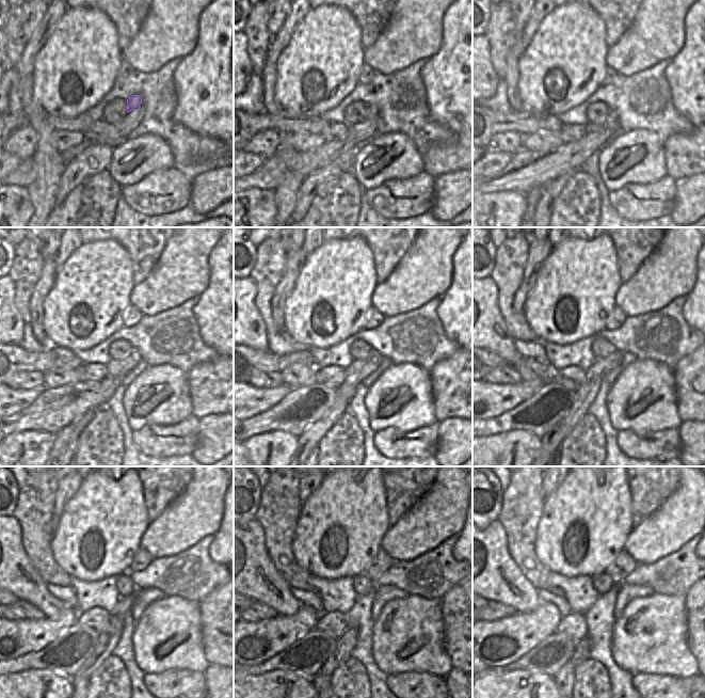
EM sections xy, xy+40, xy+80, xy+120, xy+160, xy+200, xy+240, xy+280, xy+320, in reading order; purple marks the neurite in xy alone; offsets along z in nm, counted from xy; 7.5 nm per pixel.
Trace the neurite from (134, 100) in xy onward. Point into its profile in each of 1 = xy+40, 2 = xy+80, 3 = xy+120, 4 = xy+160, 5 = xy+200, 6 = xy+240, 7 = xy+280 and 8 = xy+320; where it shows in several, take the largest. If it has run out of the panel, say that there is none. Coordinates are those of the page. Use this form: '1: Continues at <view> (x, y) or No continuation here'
1: Continues at xy+40 (371, 112)
2: Continues at xy+80 (611, 121)
3: Continues at xy+120 (117, 368)
4: Continues at xy+160 (354, 374)
5: Continues at xy+200 (588, 390)
6: Continues at xy+240 (108, 638)
7: Continues at xy+280 (345, 644)
8: Continues at xy+320 (582, 647)

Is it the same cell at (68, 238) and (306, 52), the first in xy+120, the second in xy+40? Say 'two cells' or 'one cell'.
two cells

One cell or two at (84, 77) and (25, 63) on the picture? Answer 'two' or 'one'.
two

